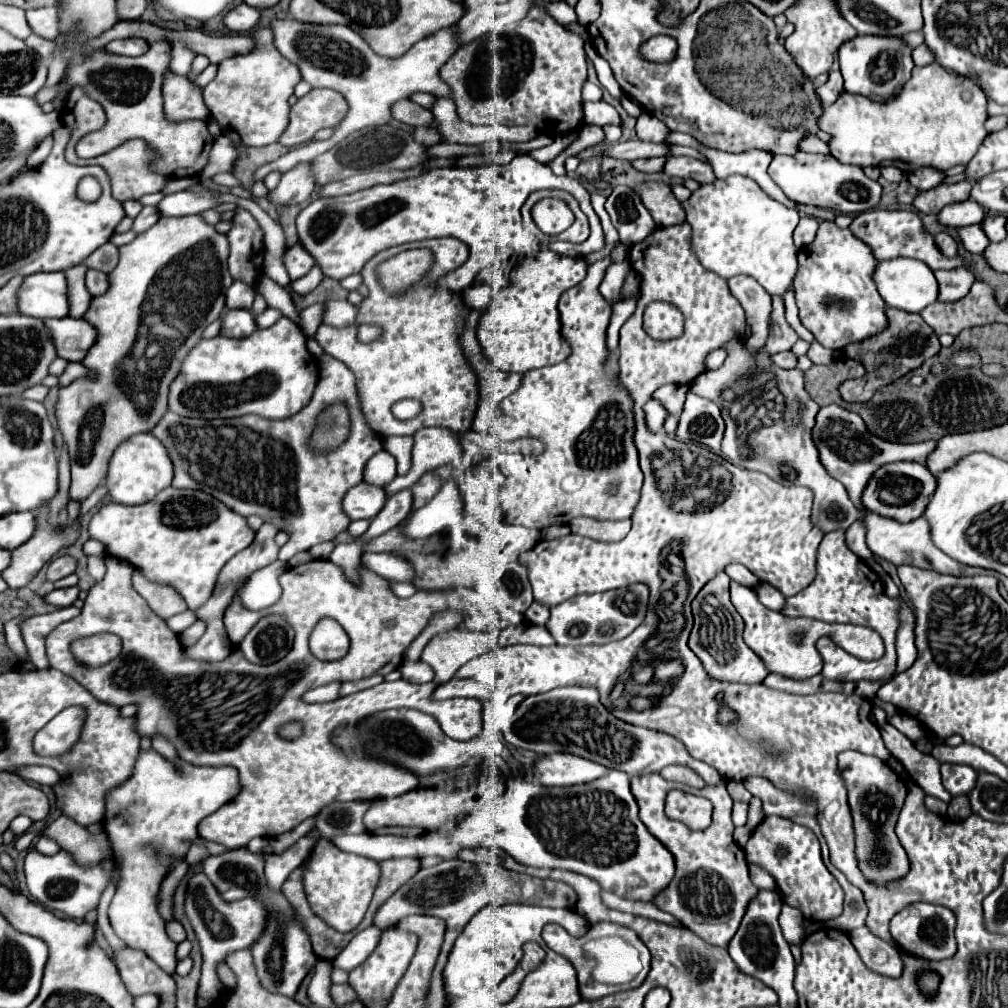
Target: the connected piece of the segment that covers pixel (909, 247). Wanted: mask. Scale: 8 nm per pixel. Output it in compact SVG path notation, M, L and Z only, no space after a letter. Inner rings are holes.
M872 209L854 217L850 231L862 239L866 245L872 247L874 257L878 261L894 259L894 257L914 257L924 261L930 269L956 269L956 267L970 267L960 255L946 257L938 247L934 237L924 229L920 217L912 211L886 211L886 209Z

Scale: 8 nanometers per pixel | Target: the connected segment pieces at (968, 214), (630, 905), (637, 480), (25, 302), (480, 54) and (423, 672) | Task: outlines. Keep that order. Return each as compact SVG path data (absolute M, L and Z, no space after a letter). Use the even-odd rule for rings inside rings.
M966 199L964 203L952 203L948 207L944 207L940 213L938 213L938 221L940 225L944 227L950 227L950 229L960 229L960 227L966 227L966 225L974 225L974 223L980 223L984 219L984 207L980 207L980 203L972 201L972 199Z
M622 899L622 911L626 913L634 913L640 917L648 917L648 919L656 919L662 923L670 923L670 925L680 925L672 915L652 907L652 903L644 903L644 901L632 901L632 899Z
M604 257L604 259L596 261L596 263L592 263L592 265L588 267L586 279L584 279L582 283L578 283L576 287L564 291L564 295L560 297L558 311L560 311L560 317L562 317L562 319L560 319L560 321L562 321L562 335L564 335L564 339L572 345L572 355L570 355L566 361L558 363L558 365L542 367L542 369L534 369L534 371L524 373L524 377L522 377L522 387L520 387L514 395L506 397L506 399L500 403L500 411L502 411L502 431L500 431L502 435L500 435L500 437L502 437L502 439L510 441L510 439L522 439L522 437L532 435L532 437L538 437L540 441L546 443L546 451L544 451L542 455L536 455L536 457L524 457L524 455L512 455L512 453L496 453L496 455L492 457L492 459L496 461L496 465L500 467L500 471L506 475L506 485L504 485L504 489L502 489L500 495L498 495L498 505L500 505L500 509L502 509L502 515L504 515L510 523L522 523L522 527L532 527L532 529L542 531L542 529L546 529L546 527L550 527L550 525L558 525L558 523L569 526L569 522L572 521L572 519L576 519L576 517L592 517L592 519L598 519L598 521L630 519L630 517L632 517L632 511L636 509L636 503L640 501L640 489L642 489L644 475L642 475L642 471L640 471L640 465L638 465L638 451L636 451L636 445L634 445L634 433L636 433L636 431L634 431L634 415L632 415L632 397L630 397L630 393L620 385L620 381L618 381L616 375L612 375L612 377L606 375L606 363L608 363L608 359L610 359L610 349L606 347L606 329L608 329L608 323L610 323L610 311L612 311L612 307L610 307L610 303L600 295L598 285L602 283L604 271L608 269L610 263L612 263L610 257Z
M64 273L28 275L18 291L18 309L22 315L38 319L60 319L70 311L68 283Z
M540 5L530 7L528 15L498 35L482 35L480 39L460 47L440 69L440 77L450 85L452 99L458 105L462 121L472 125L534 125L546 135L570 133L582 125L582 85L586 83L584 41L556 23Z
M404 659L404 663L398 667L402 673L402 679L410 681L410 683L430 683L434 679L434 671L432 667L428 667L428 663L424 661L408 661Z

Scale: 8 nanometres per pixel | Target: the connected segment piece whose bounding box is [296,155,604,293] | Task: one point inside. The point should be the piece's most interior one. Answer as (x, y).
(480, 206)

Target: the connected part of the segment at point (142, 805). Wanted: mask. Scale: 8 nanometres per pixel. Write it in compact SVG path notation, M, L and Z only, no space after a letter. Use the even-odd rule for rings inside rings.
M150 749L140 751L132 777L106 797L104 829L120 867L120 883L110 903L110 923L128 947L144 951L168 975L176 969L176 943L168 939L164 919L156 913L158 887L172 859L186 855L198 823L218 811L238 791L240 783L234 767L192 767L182 759L172 763ZM144 847L154 851L154 861L146 861L146 855L140 855Z

